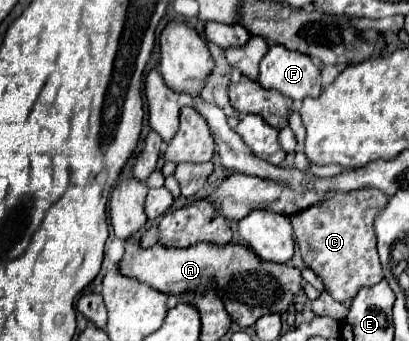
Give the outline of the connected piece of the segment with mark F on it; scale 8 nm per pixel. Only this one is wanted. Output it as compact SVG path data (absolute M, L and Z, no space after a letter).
M272 45L260 61L258 83L264 89L280 91L296 103L302 103L306 97L318 97L322 91L320 69L312 59L282 45Z

